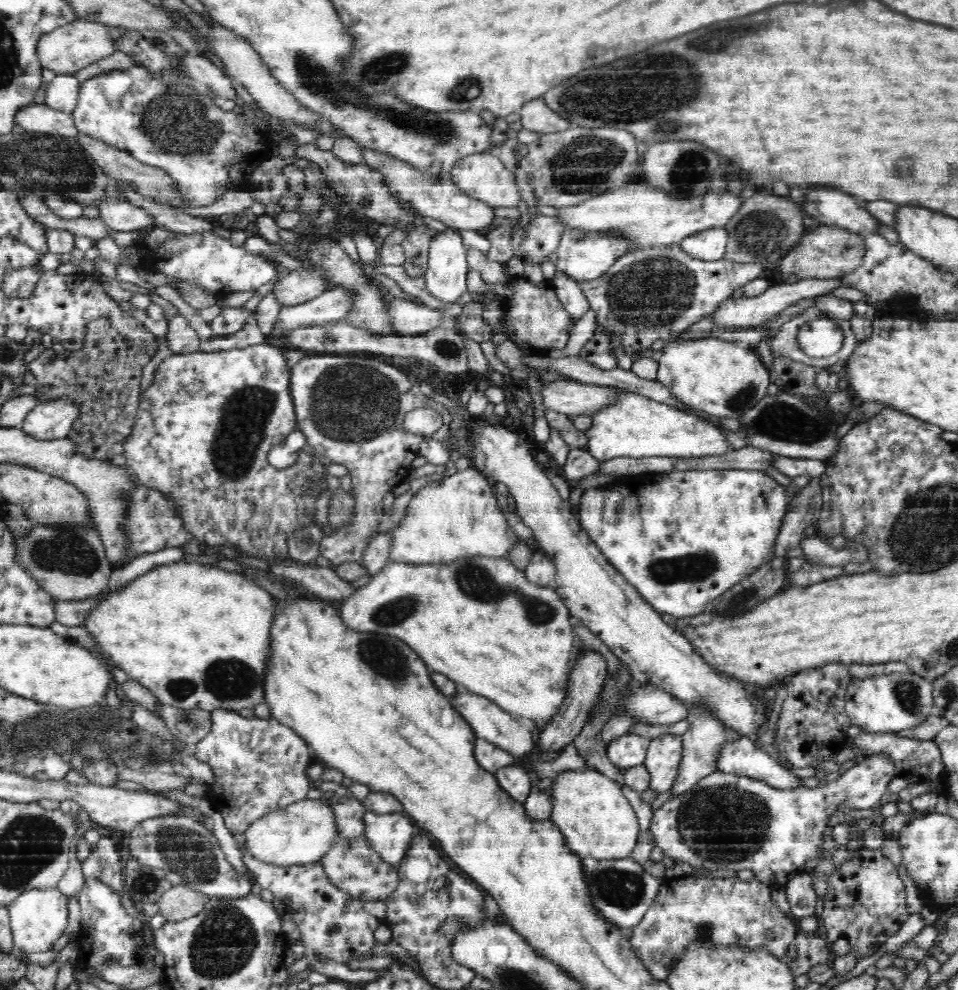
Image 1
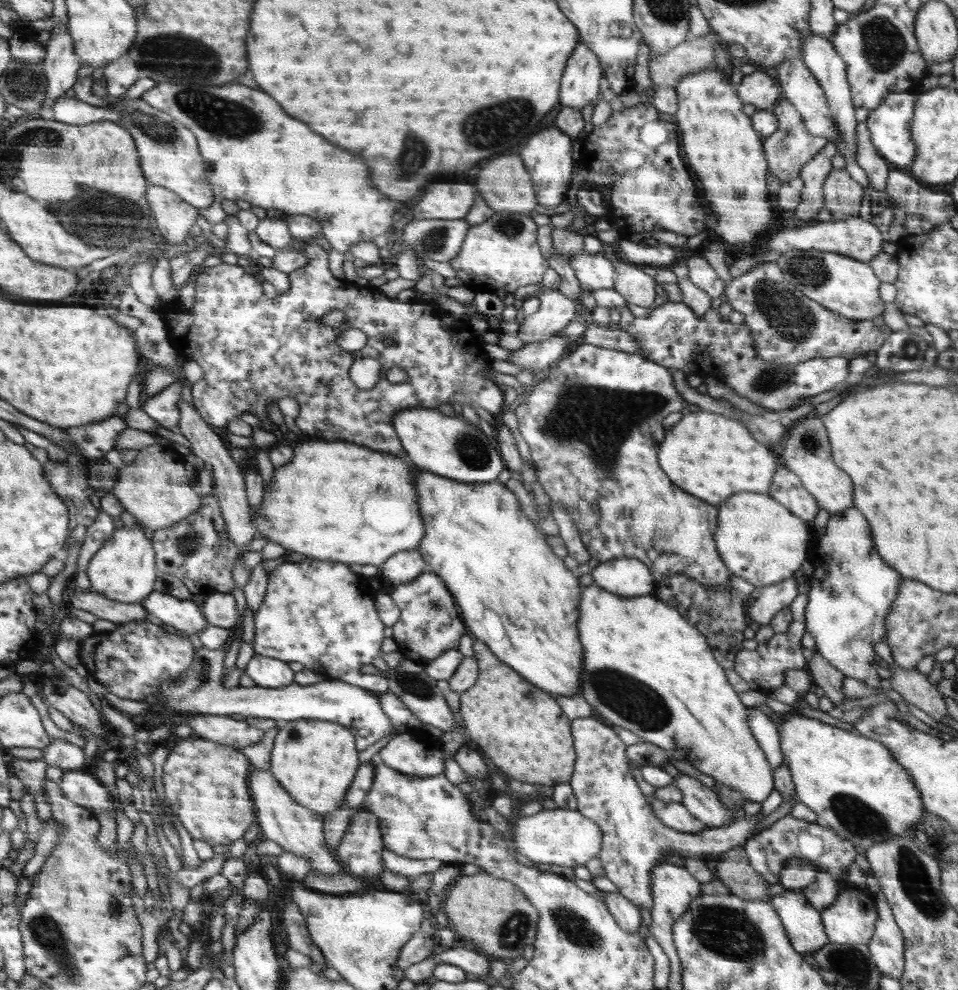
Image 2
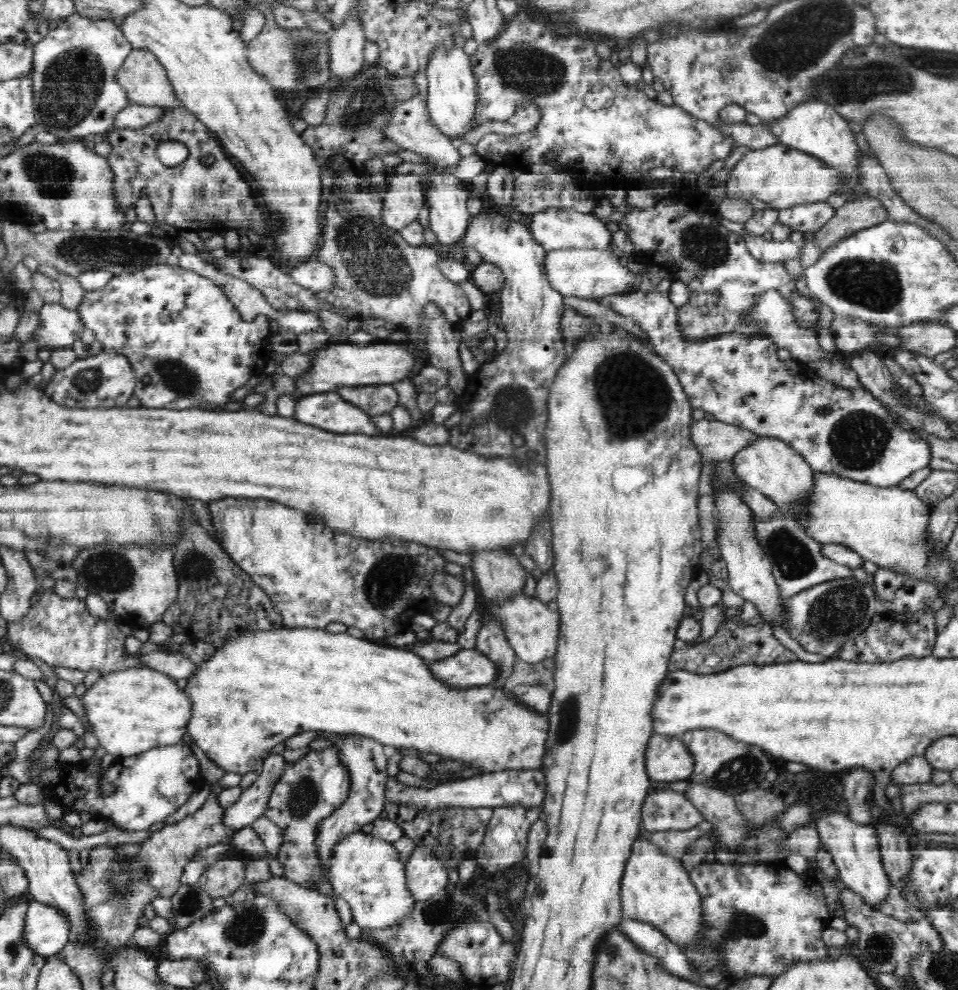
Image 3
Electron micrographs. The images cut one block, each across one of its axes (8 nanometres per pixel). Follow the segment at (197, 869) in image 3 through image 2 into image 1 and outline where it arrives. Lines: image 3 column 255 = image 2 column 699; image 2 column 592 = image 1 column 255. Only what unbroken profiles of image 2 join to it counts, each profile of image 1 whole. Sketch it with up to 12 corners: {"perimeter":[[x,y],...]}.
{"perimeter":[[213,711],[194,746],[240,838],[306,799],[312,753],[274,720]]}

